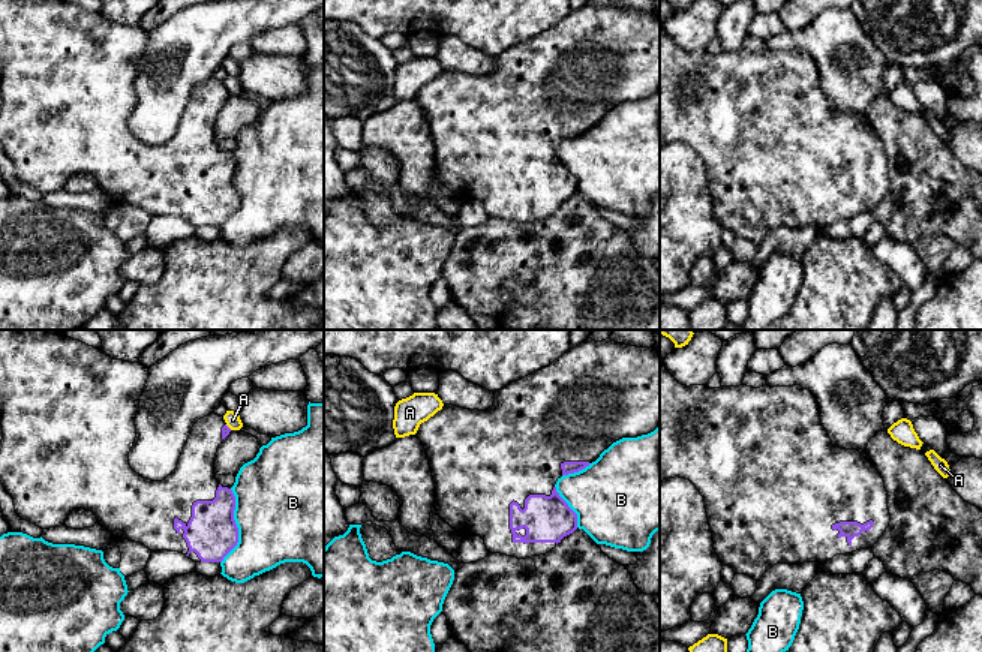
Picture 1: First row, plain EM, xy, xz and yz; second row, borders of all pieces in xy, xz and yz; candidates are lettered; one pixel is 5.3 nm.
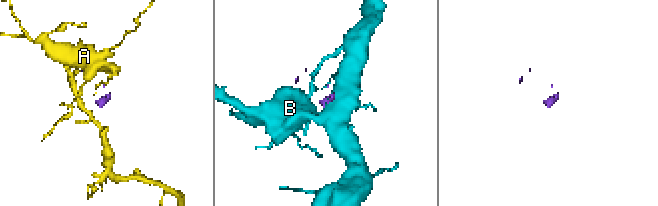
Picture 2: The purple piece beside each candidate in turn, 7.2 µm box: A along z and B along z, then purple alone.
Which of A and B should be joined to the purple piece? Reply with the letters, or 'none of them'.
none of them

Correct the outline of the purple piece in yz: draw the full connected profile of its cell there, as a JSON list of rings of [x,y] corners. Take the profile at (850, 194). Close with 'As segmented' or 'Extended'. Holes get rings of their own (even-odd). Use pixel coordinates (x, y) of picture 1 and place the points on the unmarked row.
[[[660,28],[660,145],[667,142],[690,144],[705,162],[705,172],[714,202],[714,214],[723,229],[729,229],[738,238],[747,238],[760,244],[777,228],[798,229],[804,226],[826,226],[837,219],[852,217],[861,213],[873,213],[891,186],[888,174],[888,156],[879,135],[858,114],[835,111],[822,88],[817,63],[801,49],[760,51],[747,49],[709,52],[708,49],[682,49]]]. Extended

